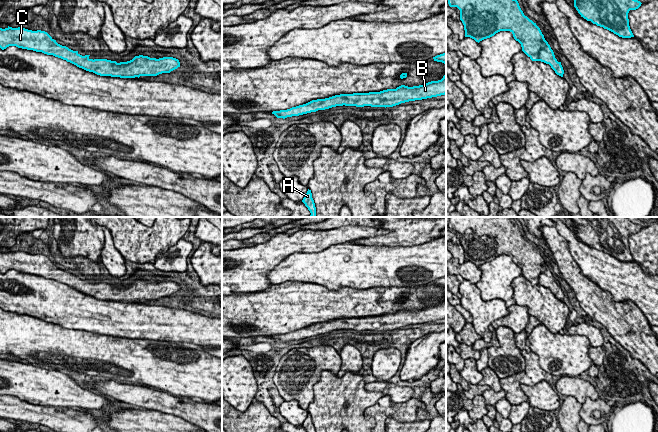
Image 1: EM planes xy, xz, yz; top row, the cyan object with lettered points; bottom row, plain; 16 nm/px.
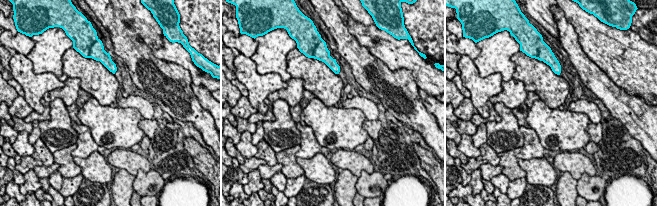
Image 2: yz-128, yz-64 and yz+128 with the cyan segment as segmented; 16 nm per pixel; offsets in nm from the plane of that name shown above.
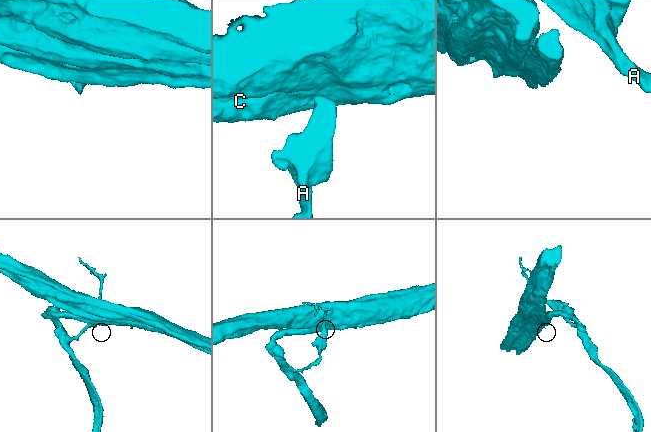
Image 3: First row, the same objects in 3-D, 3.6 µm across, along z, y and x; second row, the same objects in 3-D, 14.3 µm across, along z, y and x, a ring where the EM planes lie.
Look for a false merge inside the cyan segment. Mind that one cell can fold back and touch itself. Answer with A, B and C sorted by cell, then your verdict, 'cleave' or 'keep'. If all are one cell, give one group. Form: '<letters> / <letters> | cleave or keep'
A B C | keep

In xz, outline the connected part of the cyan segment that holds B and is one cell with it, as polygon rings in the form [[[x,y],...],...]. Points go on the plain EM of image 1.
[[[446,299],[441,304],[431,305],[424,309],[408,311],[401,309],[396,313],[380,316],[340,318],[325,323],[312,324],[306,328],[287,334],[273,335],[277,342],[299,340],[318,334],[325,334],[336,330],[356,331],[393,331],[401,327],[437,321],[446,318]]]

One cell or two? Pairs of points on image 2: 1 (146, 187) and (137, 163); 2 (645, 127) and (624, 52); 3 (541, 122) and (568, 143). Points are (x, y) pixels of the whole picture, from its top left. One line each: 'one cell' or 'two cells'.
1: two cells
2: two cells
3: one cell

